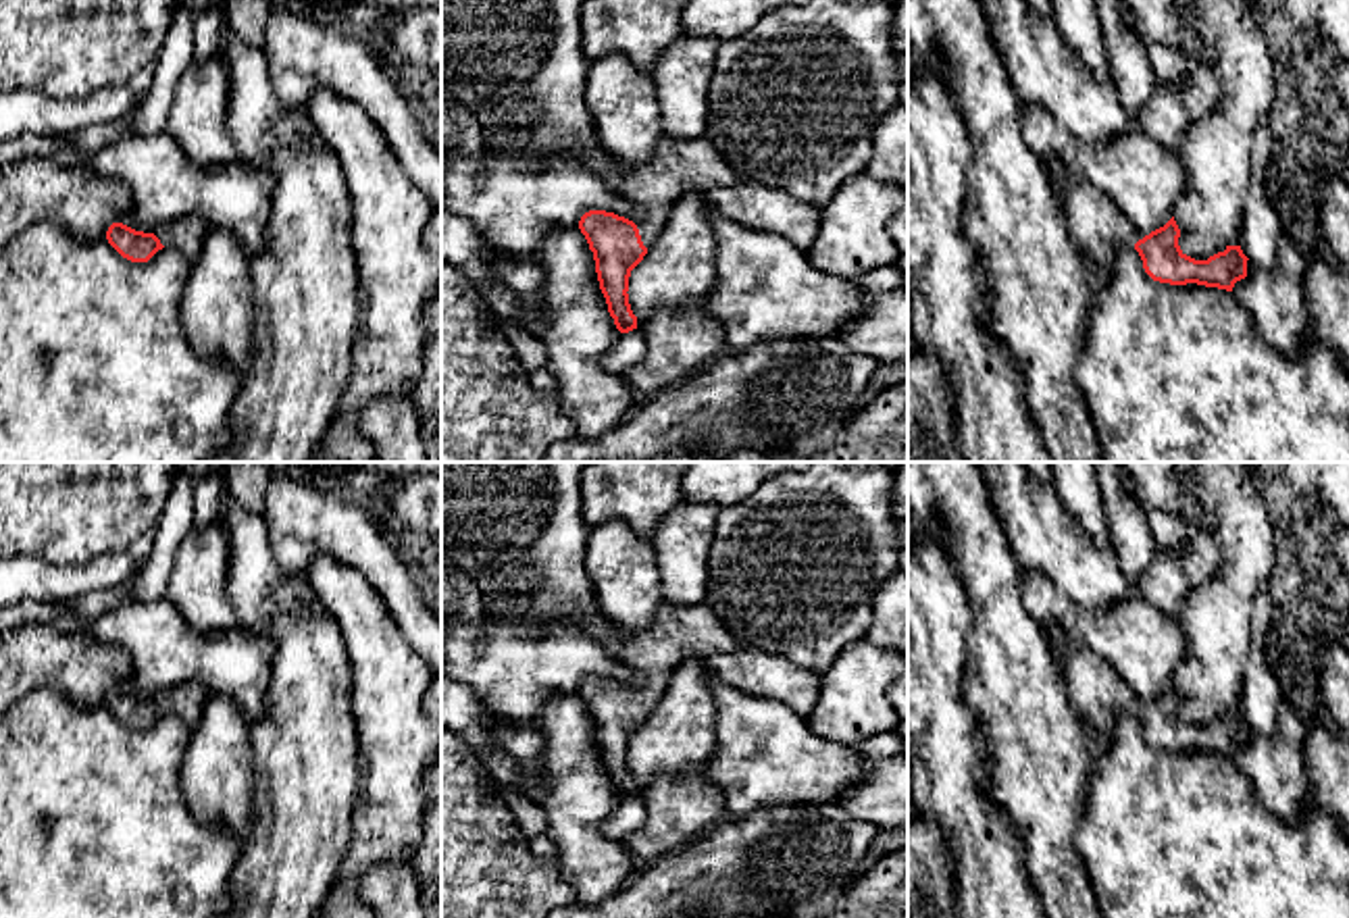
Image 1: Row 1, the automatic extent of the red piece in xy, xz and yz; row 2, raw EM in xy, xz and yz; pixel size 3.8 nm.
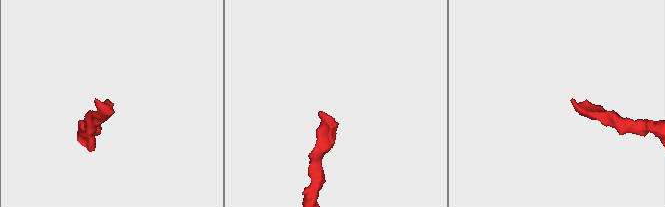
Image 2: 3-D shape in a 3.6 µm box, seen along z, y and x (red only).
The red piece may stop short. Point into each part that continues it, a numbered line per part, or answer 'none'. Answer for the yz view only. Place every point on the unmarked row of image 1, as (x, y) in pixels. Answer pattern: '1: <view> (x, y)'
1: yz (1098, 694)

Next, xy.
1: xy (192, 696)

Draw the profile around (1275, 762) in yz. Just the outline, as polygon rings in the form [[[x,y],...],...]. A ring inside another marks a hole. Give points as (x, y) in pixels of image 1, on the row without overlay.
[[[1284,697],[1272,733],[1247,726],[1247,743],[1232,762],[1251,781],[1257,799],[1278,818],[1297,820],[1312,804],[1312,779],[1305,762],[1305,718]]]

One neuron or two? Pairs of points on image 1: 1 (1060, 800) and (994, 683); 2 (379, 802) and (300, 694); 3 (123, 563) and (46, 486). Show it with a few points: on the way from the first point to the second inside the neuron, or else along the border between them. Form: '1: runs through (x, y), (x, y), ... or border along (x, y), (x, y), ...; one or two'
1: runs through (1037, 771), (1035, 744), (1023, 712); one
2: border along (357, 729), (359, 796), (352, 825); two
3: border along (125, 550), (107, 550), (82, 565), (65, 567); two

